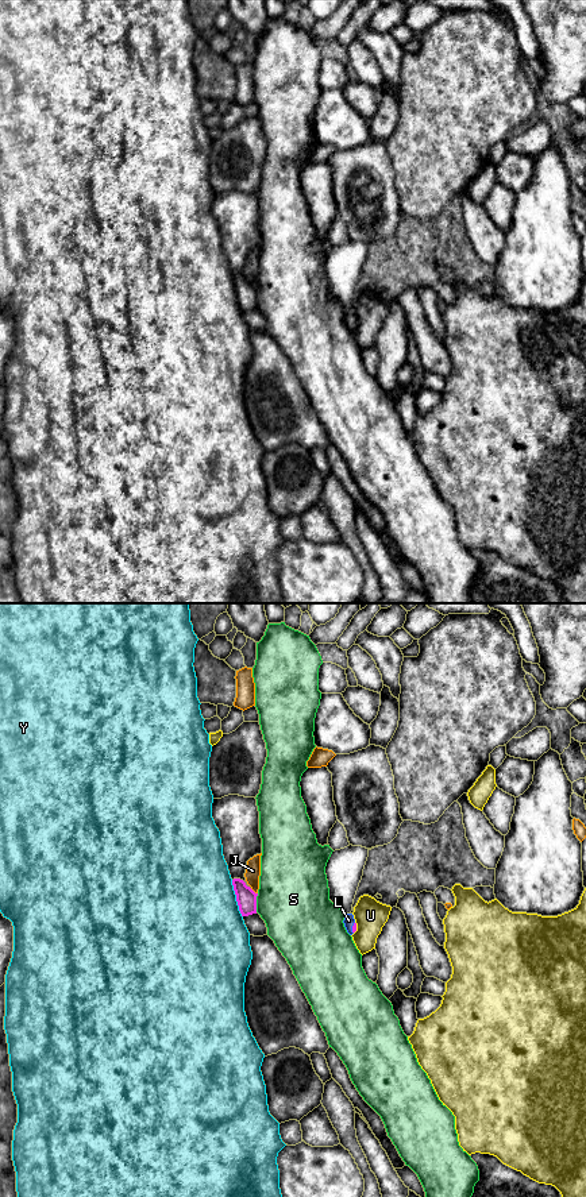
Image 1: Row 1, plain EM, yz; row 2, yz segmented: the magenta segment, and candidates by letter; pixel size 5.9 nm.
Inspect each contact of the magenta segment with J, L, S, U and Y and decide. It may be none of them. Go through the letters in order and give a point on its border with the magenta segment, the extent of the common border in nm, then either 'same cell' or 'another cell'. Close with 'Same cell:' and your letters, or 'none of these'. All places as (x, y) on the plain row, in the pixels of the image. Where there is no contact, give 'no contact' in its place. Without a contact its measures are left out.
J: meets magenta in yz at (253, 286); contact 60 nm long; another cell
L: meets magenta in yz at (353, 323); contact 70 nm long; same cell
S: meets magenta in yz at (255, 298); contact 110 nm long; another cell
U: meets magenta in yz at (355, 323); contact 70 nm long; another cell
Y: meets magenta in yz at (236, 294); contact 240 nm long; another cell
Same cell: L

